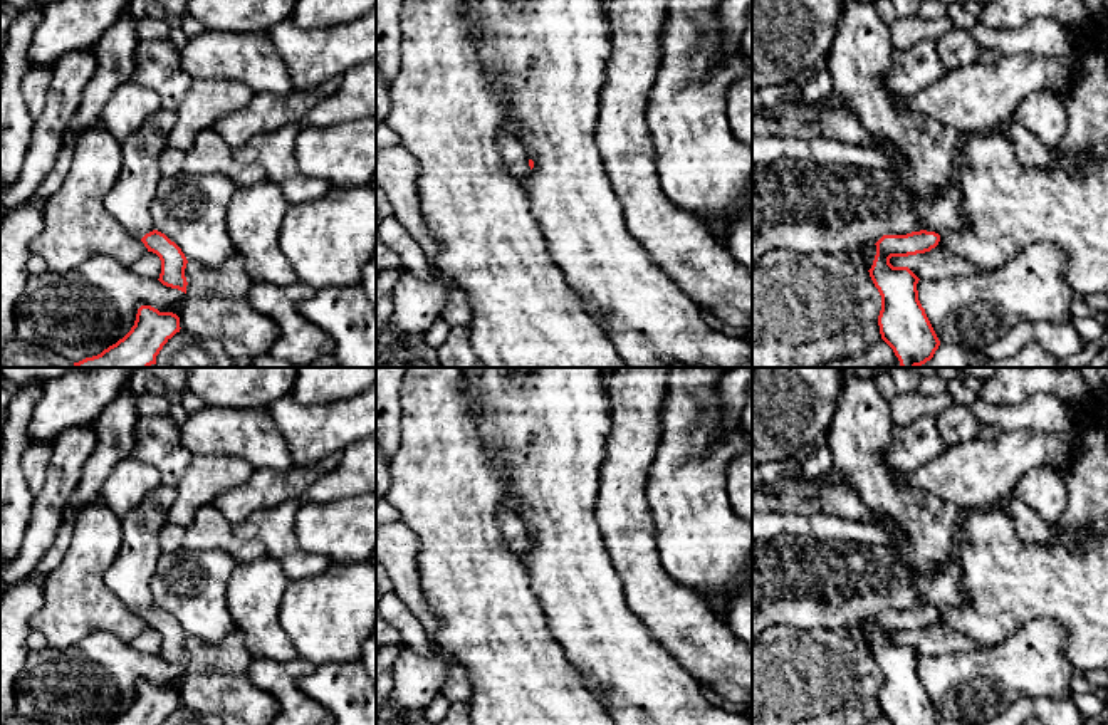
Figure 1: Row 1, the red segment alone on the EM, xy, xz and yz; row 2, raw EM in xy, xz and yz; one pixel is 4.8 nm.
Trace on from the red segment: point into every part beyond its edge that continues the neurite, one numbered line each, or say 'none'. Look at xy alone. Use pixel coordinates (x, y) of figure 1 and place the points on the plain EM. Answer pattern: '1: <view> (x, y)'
1: xy (130, 576)

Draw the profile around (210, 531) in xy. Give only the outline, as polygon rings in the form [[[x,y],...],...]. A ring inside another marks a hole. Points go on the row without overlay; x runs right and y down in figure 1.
[[[213,505],[201,507],[195,520],[185,527],[183,547],[191,552],[222,550],[238,564],[267,555],[262,542],[237,539],[233,524],[230,524]]]

